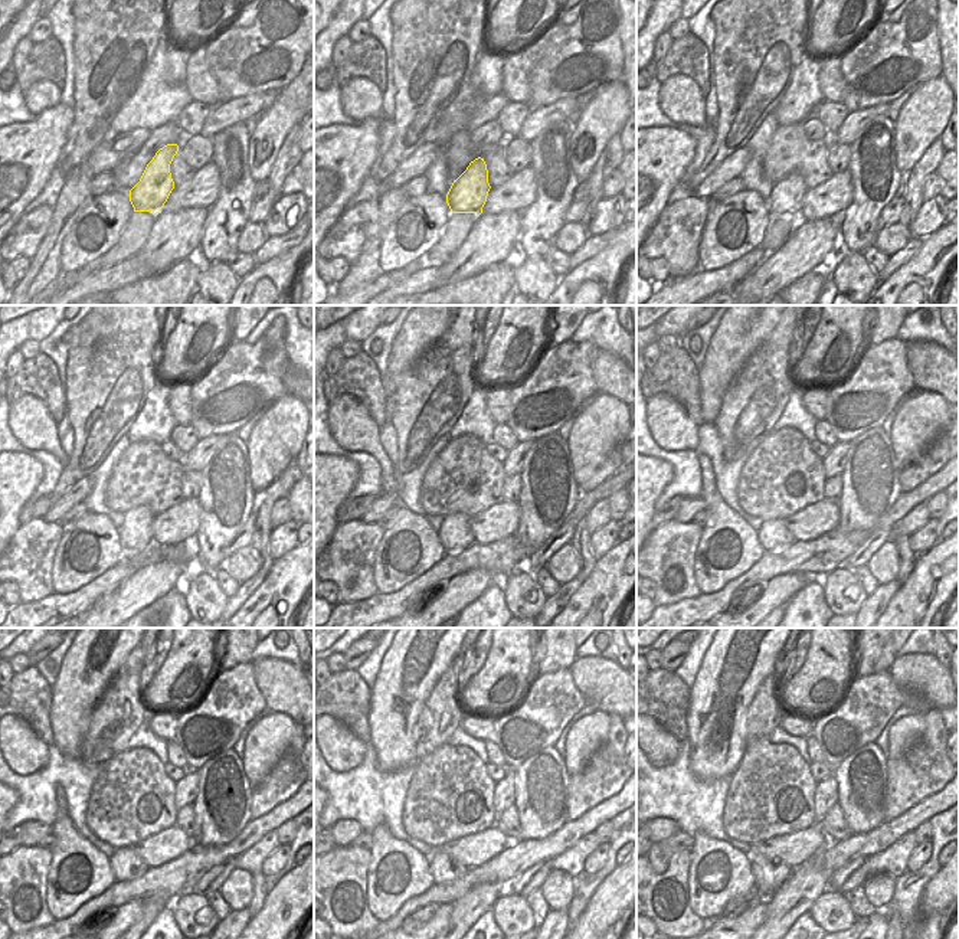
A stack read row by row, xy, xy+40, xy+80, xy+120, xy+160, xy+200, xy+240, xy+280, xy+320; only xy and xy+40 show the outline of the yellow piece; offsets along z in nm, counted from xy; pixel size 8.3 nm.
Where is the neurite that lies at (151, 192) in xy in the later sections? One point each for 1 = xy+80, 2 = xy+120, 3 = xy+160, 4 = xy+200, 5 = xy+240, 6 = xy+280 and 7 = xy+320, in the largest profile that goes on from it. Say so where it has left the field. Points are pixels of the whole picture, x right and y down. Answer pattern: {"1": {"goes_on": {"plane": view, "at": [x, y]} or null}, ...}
{"1": {"goes_on": {"plane": "xy+80", "at": [786, 195]}}, "2": {"goes_on": {"plane": "xy+120", "at": [136, 532]}}, "3": {"goes_on": {"plane": "xy+160", "at": [455, 535]}}, "4": {"goes_on": {"plane": "xy+200", "at": [773, 535]}}, "5": {"goes_on": {"plane": "xy+240", "at": [125, 864]}}, "6": {"goes_on": {"plane": "xy+280", "at": [444, 869]}}, "7": {"goes_on": {"plane": "xy+320", "at": [771, 874]}}}

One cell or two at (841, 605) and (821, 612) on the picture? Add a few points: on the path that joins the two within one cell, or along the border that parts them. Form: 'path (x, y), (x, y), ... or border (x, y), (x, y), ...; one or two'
border (822, 588), (825, 604), (833, 612); two

